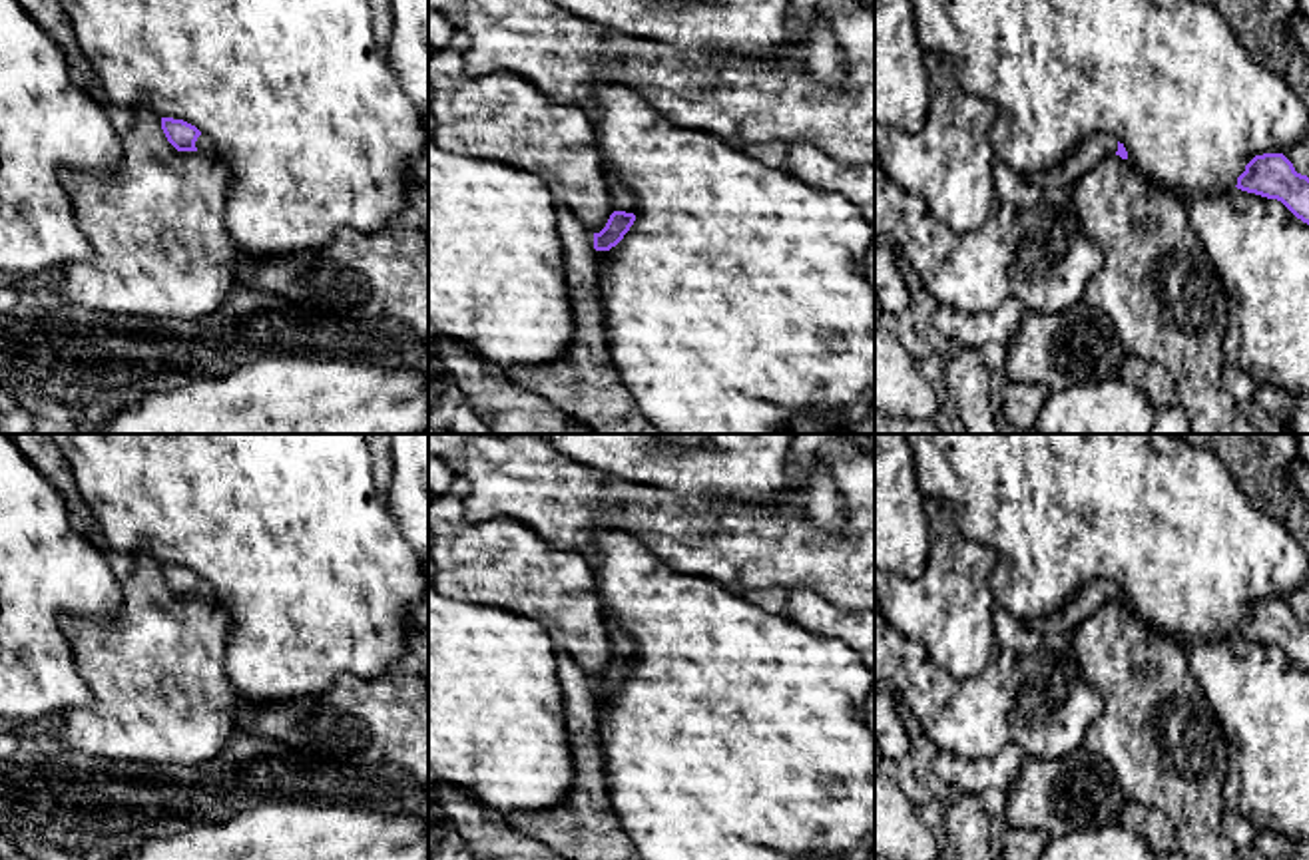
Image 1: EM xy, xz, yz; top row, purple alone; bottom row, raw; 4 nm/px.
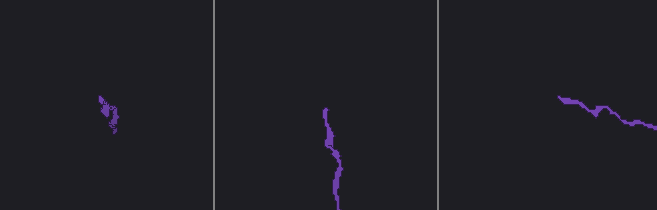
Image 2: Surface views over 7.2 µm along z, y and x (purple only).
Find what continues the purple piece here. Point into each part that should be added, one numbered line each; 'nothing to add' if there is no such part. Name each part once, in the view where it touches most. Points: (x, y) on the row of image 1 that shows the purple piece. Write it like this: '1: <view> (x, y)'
1: xz (622, 198)

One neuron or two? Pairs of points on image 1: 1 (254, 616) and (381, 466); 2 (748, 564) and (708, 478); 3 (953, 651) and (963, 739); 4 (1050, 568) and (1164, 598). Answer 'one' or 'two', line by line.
1: two
2: two
3: two
4: one

